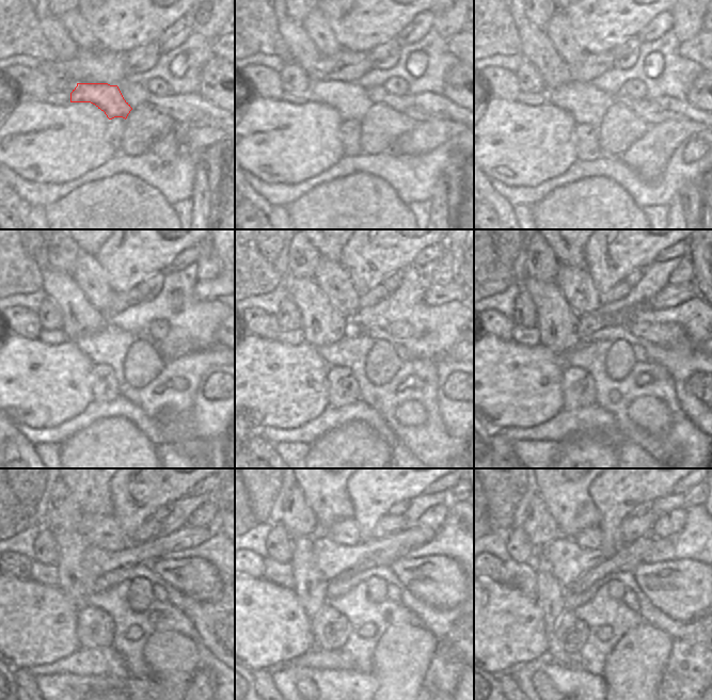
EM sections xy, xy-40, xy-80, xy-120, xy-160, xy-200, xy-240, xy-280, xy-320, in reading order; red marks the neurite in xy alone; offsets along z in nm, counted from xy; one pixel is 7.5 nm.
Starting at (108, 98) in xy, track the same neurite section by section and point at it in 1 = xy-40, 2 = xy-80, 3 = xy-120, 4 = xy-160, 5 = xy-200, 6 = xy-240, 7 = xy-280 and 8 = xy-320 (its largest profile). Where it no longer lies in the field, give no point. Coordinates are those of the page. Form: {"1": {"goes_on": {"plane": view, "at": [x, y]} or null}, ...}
{"1": {"goes_on": {"plane": "xy-40", "at": [350, 100]}}, "2": {"goes_on": {"plane": "xy-80", "at": [587, 105]}}, "3": {"goes_on": {"plane": "xy-120", "at": [109, 347]}}, "4": {"goes_on": {"plane": "xy-160", "at": [351, 351]}}, "5": {"goes_on": {"plane": "xy-200", "at": [583, 355]}}, "6": {"goes_on": {"plane": "xy-240", "at": [106, 601]}}, "7": {"goes_on": {"plane": "xy-280", "at": [352, 600]}}, "8": {"goes_on": {"plane": "xy-320", "at": [583, 611]}}}

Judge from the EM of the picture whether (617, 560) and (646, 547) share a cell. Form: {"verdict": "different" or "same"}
{"verdict": "same"}

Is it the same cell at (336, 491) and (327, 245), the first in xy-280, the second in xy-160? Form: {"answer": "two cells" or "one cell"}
{"answer": "one cell"}

